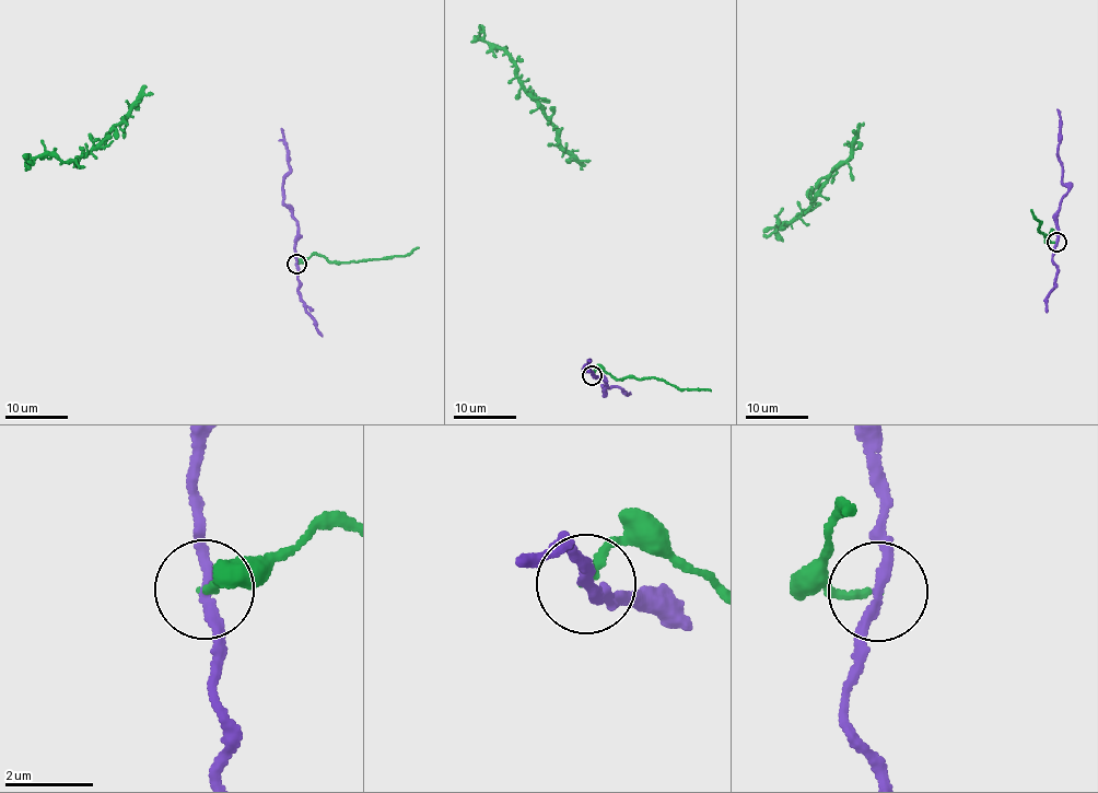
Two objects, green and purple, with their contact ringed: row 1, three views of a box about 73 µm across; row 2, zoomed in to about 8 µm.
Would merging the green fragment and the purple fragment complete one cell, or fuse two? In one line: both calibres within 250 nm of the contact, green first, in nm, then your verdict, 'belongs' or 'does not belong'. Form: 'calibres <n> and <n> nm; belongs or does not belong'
calibres 140 and 220 nm; does not belong

